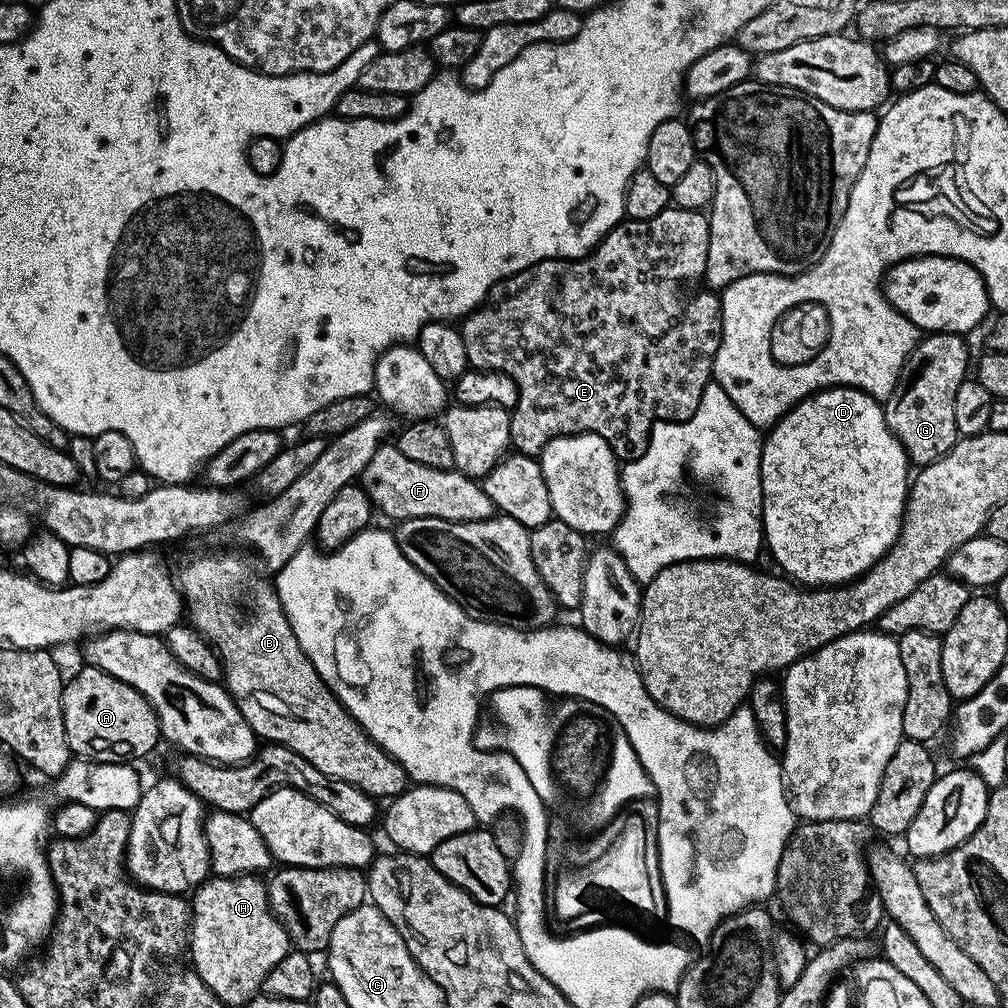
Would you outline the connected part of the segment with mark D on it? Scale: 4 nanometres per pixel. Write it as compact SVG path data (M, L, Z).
M825 386L820 391L800 400L771 428L767 429L764 449L761 452L761 494L763 496L764 542L767 551L772 551L776 564L787 579L813 590L835 588L850 584L853 580L869 572L894 546L900 533L900 523L904 521L904 505L908 502L910 487L910 461L908 451L900 445L900 440L888 428L884 417L885 405L875 400L855 386Z

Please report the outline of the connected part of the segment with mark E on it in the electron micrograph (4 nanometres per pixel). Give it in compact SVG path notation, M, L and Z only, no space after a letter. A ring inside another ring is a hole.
M670 206L662 214L654 214L649 220L629 220L616 224L604 235L600 243L586 256L578 260L539 260L534 266L513 276L505 276L488 292L488 299L480 307L469 312L459 321L462 342L466 346L466 358L473 369L481 372L505 372L520 391L515 408L511 409L512 448L521 456L539 457L540 451L559 436L573 436L579 432L593 432L612 447L612 453L621 461L636 460L644 453L654 427L662 420L688 420L698 410L703 391L713 379L712 367L722 338L722 310L720 296L715 291L703 290L693 296L684 293L684 284L699 281L706 270L706 254L710 250L710 226L703 211L695 212Z

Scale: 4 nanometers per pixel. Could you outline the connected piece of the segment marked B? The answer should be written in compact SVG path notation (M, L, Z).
M216 552L213 556L194 557L189 564L181 566L180 576L178 572L178 587L186 605L187 623L195 628L196 631L216 649L216 655L222 665L222 680L227 687L228 695L232 697L232 701L238 706L238 710L244 715L246 722L261 741L281 744L290 750L294 750L294 754L302 754L302 758L306 758L306 762L310 762L310 766L322 770L322 774L333 776L342 782L350 782L355 788L361 788L367 796L373 798L381 798L380 796L395 798L399 796L405 788L409 787L410 781L407 772L404 771L404 768L393 756L387 756L386 753L365 734L360 723L341 706L338 697L328 689L326 682L318 674L318 670L314 670L310 658L304 653L302 646L298 646L298 638L294 634L294 630L286 618L286 610L278 598L275 583L273 583L269 577L267 580L267 578L263 576L265 573L261 571L259 567L257 568L258 569L256 569L250 561L243 560L242 557L235 556L232 552Z

